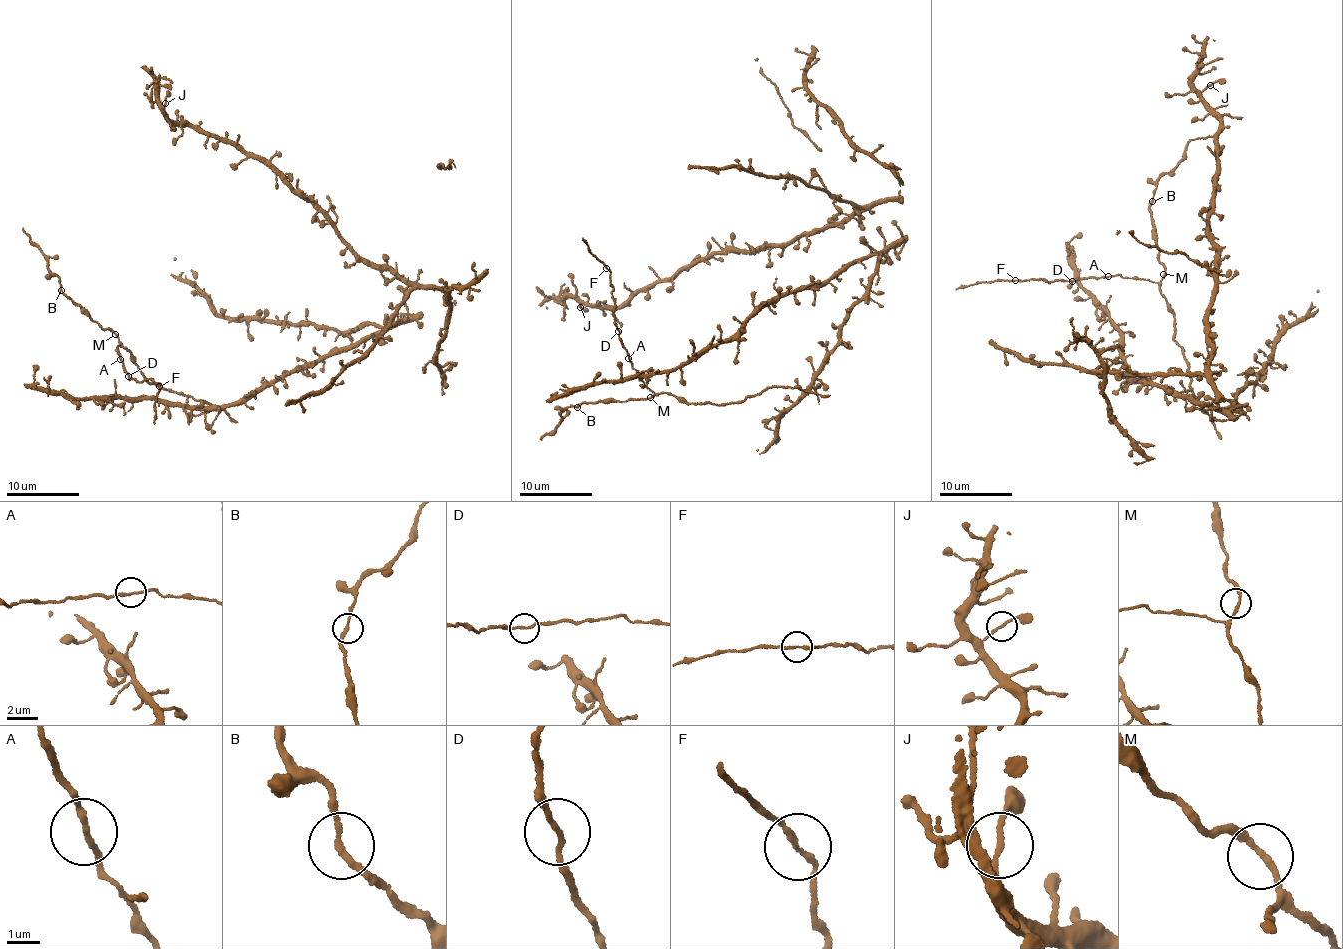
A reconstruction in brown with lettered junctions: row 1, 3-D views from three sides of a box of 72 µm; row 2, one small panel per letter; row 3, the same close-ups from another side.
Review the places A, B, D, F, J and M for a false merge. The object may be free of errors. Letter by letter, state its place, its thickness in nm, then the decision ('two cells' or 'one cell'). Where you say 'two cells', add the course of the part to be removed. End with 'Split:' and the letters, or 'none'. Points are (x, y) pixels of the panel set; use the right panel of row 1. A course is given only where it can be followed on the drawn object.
A: (1108, 276) | 160 nm | one cell
B: (1152, 201) | 180 nm | one cell
D: (1072, 281) | 140 nm | one cell
F: (1015, 280) | 160 nm | one cell
J: (1210, 85) | 160 nm | one cell
M: (1163, 274) | 170 nm | one cell
Split: none

